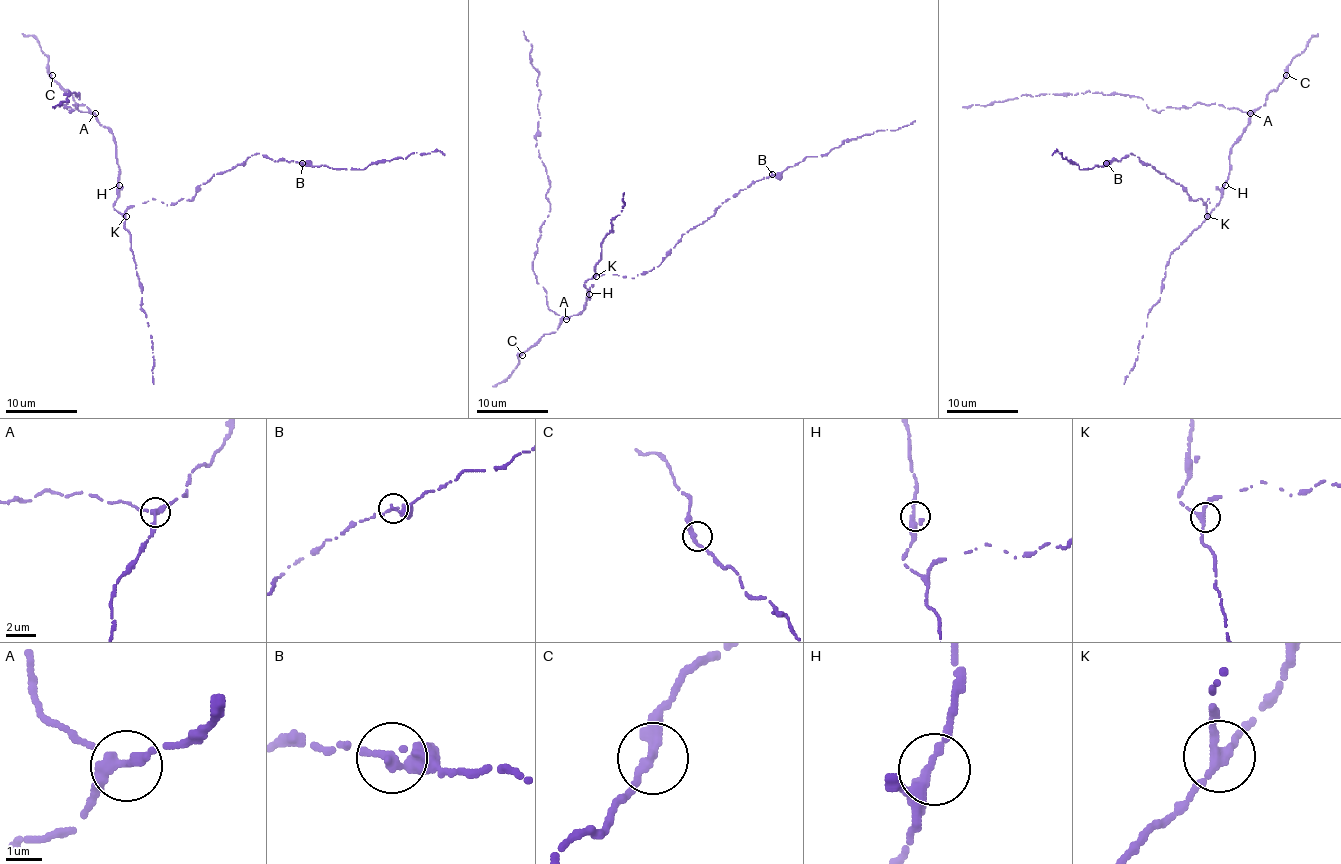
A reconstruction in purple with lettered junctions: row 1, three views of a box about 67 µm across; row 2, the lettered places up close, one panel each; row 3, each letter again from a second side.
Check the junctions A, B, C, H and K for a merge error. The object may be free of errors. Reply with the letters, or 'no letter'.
no letter

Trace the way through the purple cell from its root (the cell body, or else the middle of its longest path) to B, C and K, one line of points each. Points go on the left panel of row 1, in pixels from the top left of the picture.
B: (117, 199), (113, 207), (122, 214), (153, 199), (174, 205), (257, 153), (274, 162), (302, 163)
C: (117, 199), (119, 165), (113, 135), (86, 106), (77, 104), (52, 75)
K: (117, 199), (113, 207), (126, 216)

